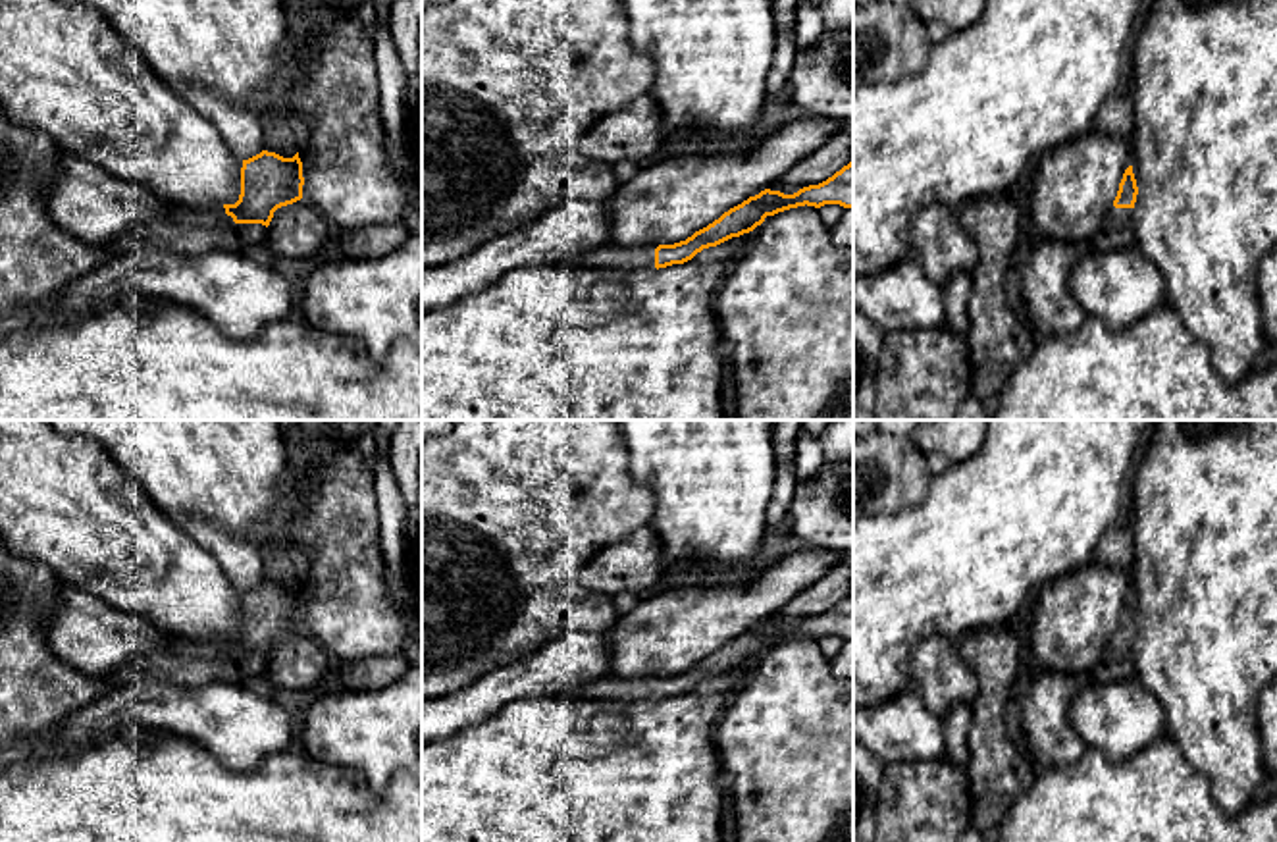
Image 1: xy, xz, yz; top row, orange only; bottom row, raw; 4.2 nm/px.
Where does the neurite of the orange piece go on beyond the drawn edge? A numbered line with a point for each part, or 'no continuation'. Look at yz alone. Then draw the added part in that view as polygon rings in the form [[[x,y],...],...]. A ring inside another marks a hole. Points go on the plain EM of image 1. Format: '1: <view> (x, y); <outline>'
1: yz (1116, 663); [[[1111,638],[1092,676],[1102,684],[1136,680],[1138,672],[1133,661],[1133,640]]]

